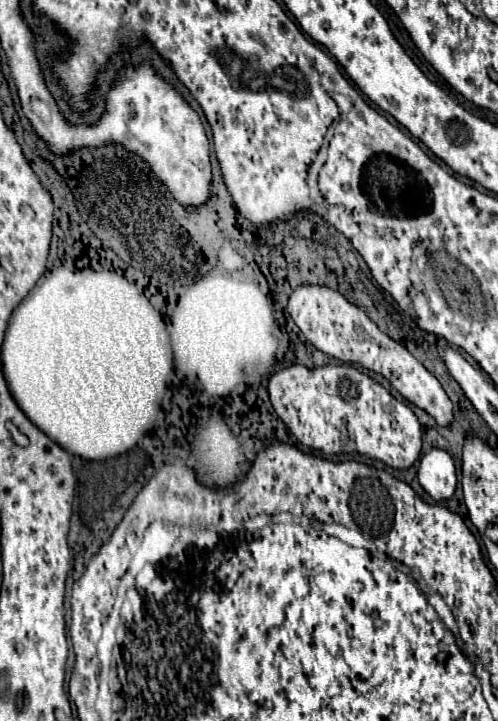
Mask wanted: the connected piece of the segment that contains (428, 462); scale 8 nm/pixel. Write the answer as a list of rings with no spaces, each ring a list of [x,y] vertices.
[[[433,449],[423,455],[419,471],[417,471],[421,487],[435,499],[451,499],[457,487],[457,471],[455,463],[443,449]]]

